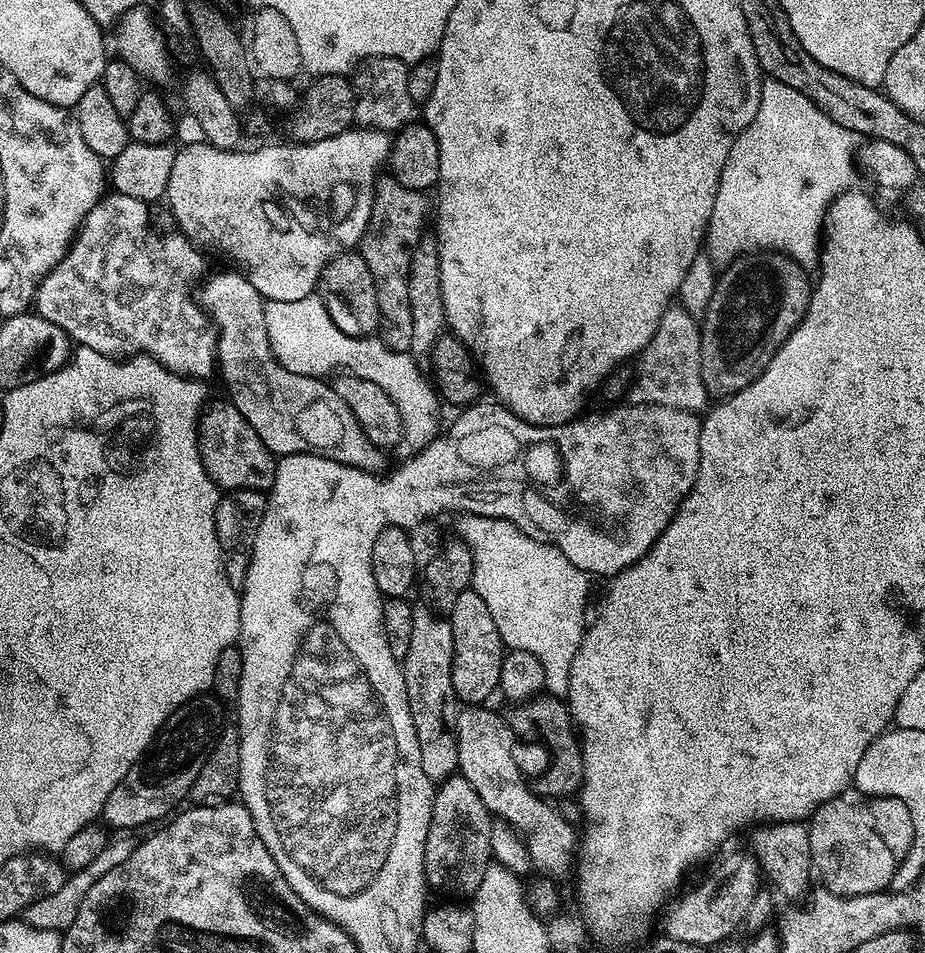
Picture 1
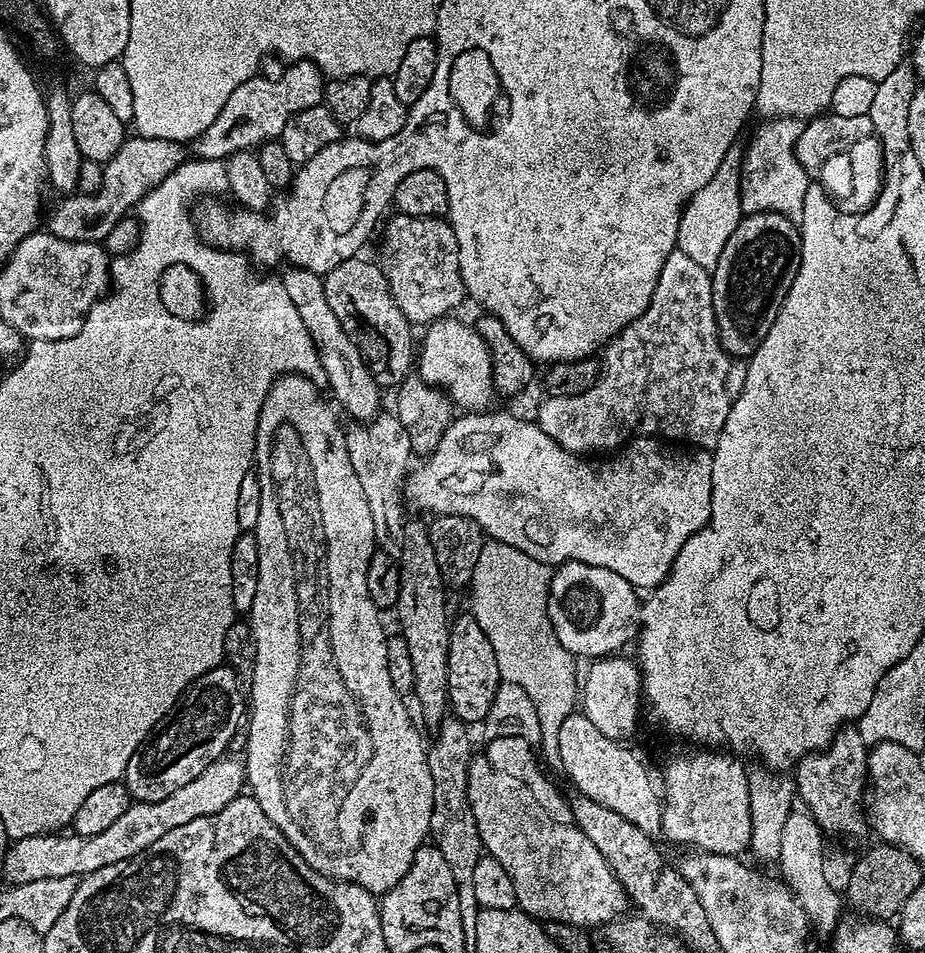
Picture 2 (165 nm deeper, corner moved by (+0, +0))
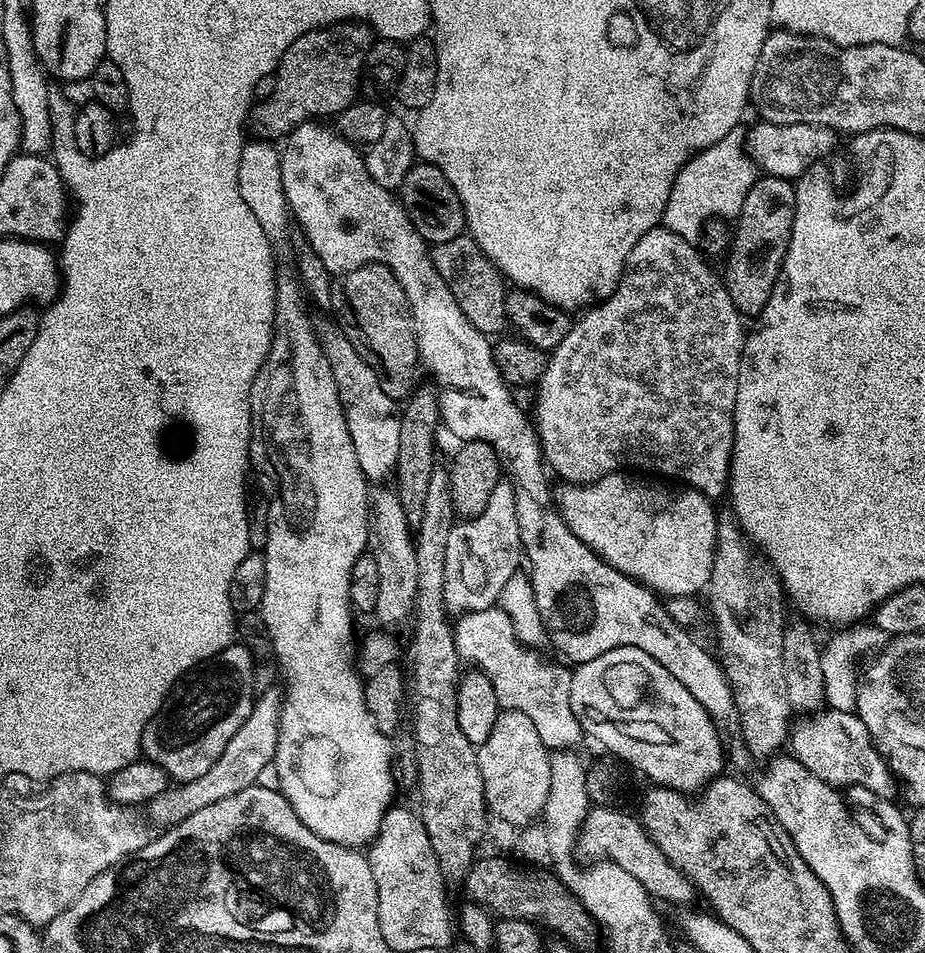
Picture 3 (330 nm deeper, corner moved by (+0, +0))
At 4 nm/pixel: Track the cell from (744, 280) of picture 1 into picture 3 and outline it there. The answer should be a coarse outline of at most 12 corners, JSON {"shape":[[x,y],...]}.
{"shape":[[761,175],[734,220],[724,289],[759,317],[784,271],[793,181]]}

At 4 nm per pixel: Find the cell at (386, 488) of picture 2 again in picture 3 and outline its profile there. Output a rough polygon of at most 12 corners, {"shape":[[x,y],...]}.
{"shape":[[370,492],[368,548],[384,624],[413,615],[418,562],[402,502]]}

